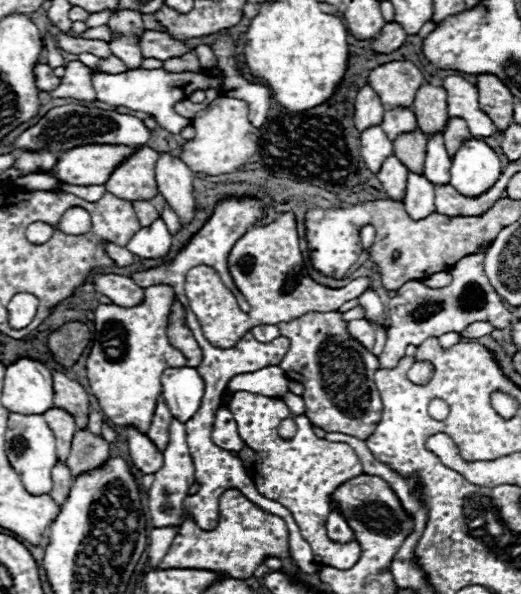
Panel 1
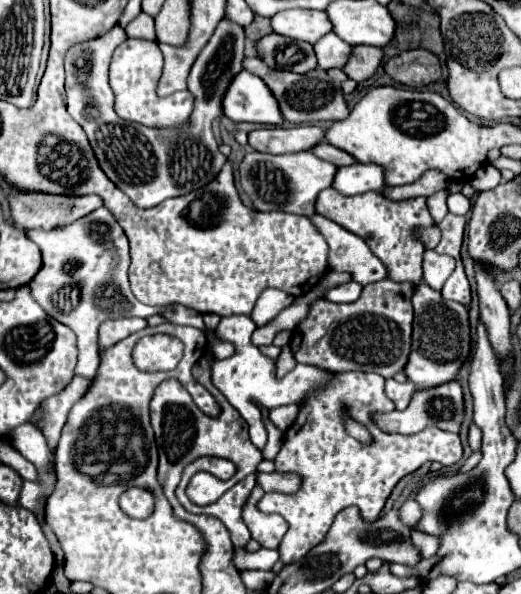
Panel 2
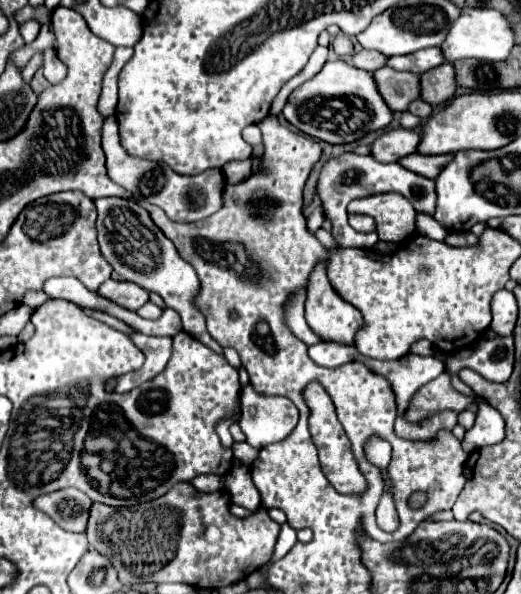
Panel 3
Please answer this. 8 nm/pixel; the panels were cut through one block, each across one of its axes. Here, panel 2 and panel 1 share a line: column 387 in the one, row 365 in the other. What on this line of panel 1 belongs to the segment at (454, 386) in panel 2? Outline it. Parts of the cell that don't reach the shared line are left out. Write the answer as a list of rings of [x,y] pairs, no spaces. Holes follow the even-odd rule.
[[[414,362],[414,382],[416,384],[426,384],[432,378],[432,364],[430,362]]]

